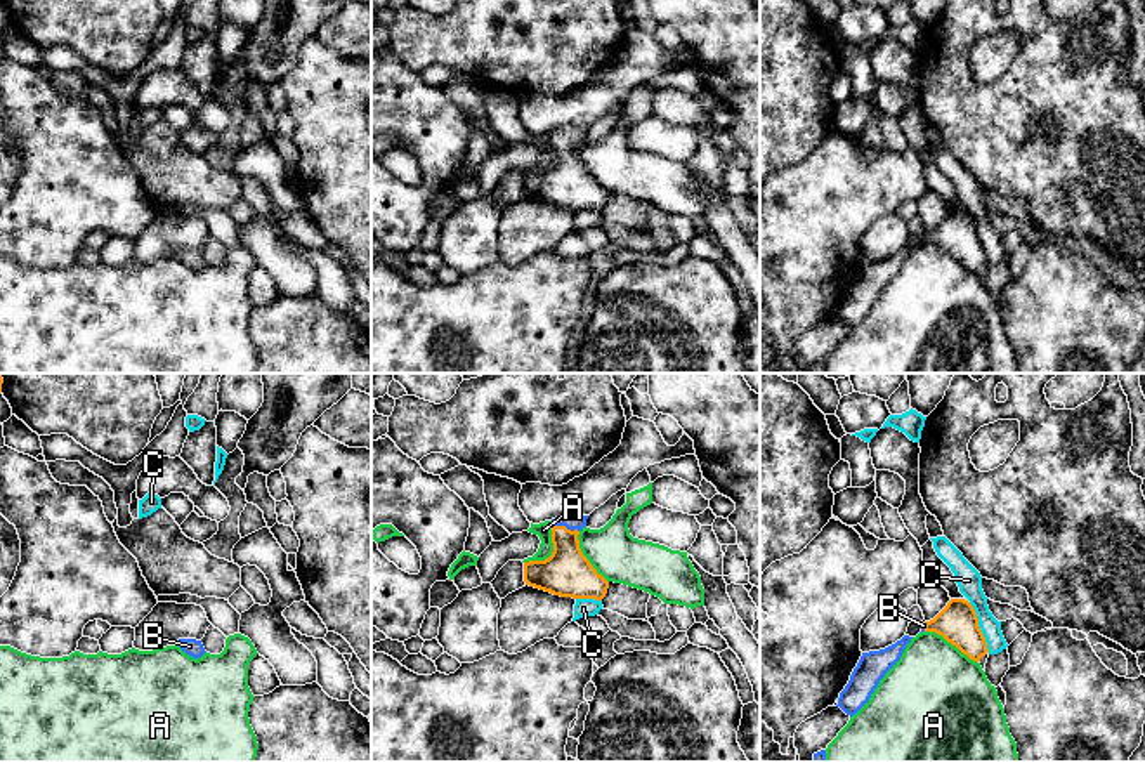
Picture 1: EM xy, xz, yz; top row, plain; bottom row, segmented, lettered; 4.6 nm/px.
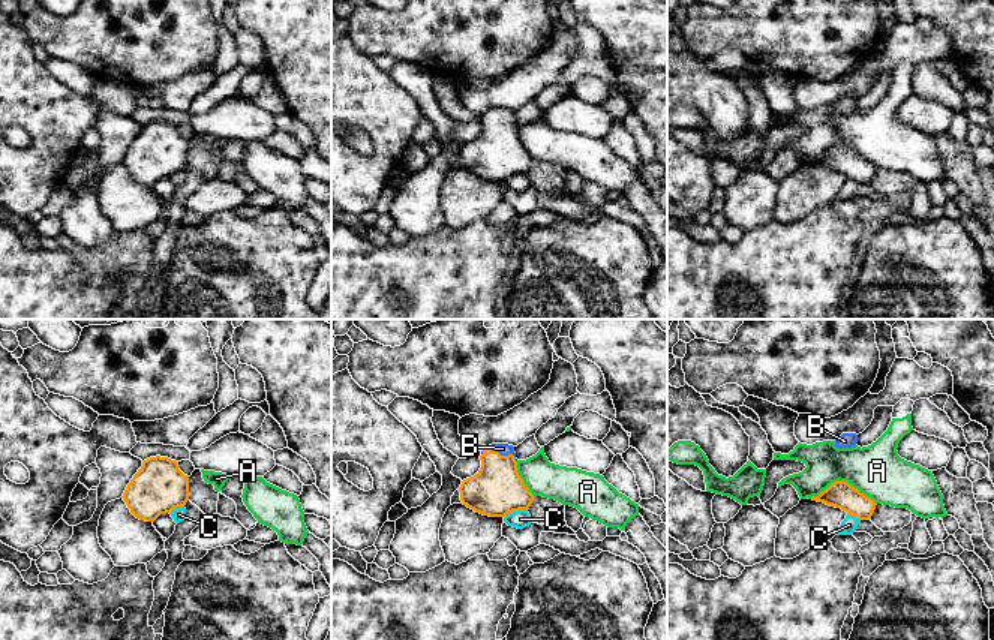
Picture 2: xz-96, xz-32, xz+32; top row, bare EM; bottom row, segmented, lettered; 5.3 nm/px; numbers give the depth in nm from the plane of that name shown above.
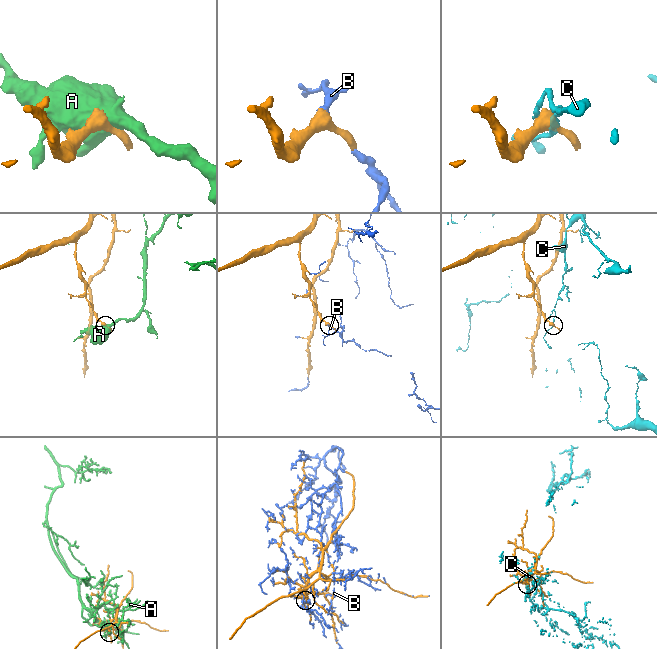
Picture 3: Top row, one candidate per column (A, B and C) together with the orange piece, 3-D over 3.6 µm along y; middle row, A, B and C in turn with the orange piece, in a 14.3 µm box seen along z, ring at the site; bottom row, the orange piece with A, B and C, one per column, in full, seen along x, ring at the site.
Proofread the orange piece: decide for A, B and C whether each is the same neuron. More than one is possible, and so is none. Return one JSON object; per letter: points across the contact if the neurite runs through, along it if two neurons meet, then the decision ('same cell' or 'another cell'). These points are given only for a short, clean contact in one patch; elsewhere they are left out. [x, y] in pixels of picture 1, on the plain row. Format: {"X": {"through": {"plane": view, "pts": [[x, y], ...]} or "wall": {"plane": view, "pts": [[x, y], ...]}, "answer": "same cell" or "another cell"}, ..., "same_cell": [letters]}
{"A": {"answer": "another cell"}, "B": {"answer": "same cell"}, "C": {"wall": {"plane": "yz", "pts": [[968, 214], [989, 262]]}, "answer": "another cell"}, "same_cell": ["B"]}

